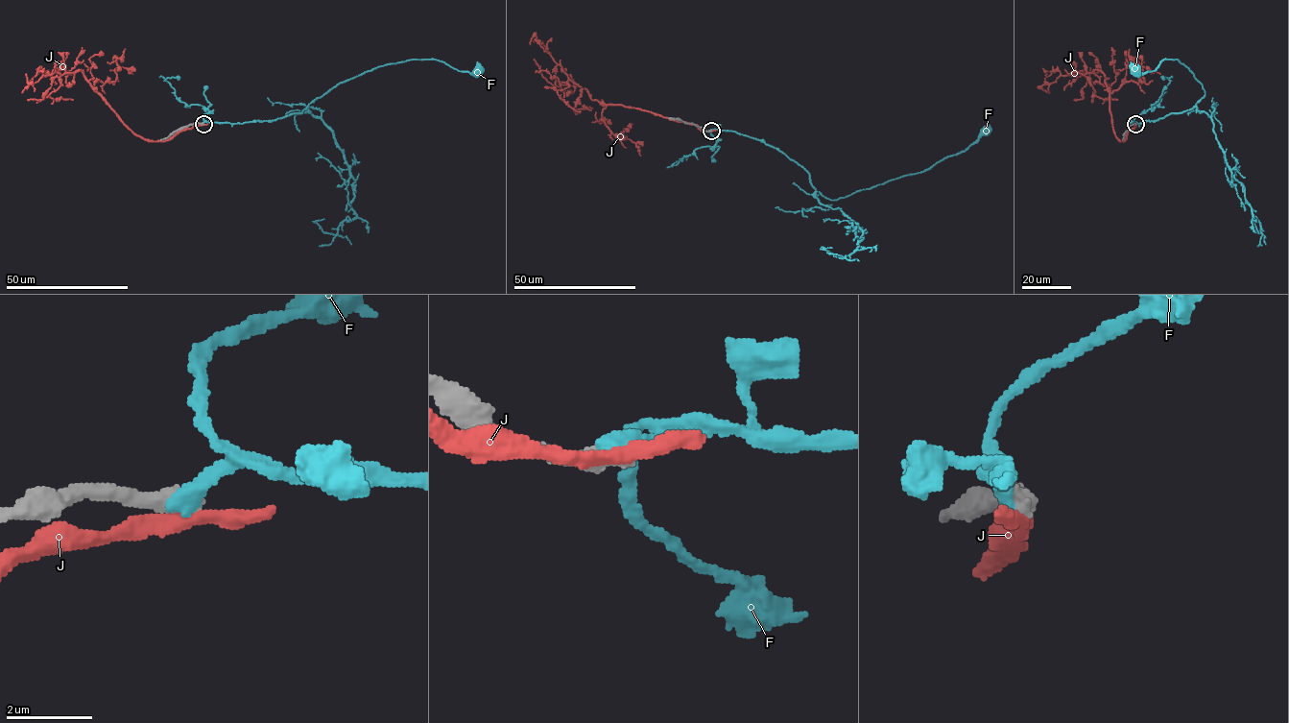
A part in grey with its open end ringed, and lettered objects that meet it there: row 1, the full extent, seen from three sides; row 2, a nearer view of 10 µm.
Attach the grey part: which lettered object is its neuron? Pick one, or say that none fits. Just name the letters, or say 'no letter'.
no letter

